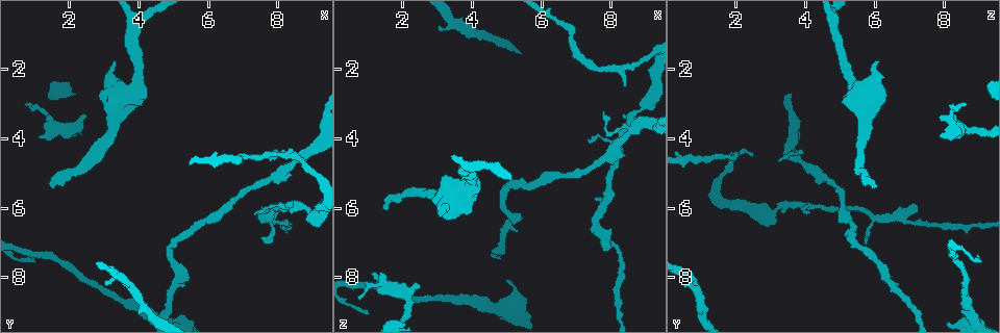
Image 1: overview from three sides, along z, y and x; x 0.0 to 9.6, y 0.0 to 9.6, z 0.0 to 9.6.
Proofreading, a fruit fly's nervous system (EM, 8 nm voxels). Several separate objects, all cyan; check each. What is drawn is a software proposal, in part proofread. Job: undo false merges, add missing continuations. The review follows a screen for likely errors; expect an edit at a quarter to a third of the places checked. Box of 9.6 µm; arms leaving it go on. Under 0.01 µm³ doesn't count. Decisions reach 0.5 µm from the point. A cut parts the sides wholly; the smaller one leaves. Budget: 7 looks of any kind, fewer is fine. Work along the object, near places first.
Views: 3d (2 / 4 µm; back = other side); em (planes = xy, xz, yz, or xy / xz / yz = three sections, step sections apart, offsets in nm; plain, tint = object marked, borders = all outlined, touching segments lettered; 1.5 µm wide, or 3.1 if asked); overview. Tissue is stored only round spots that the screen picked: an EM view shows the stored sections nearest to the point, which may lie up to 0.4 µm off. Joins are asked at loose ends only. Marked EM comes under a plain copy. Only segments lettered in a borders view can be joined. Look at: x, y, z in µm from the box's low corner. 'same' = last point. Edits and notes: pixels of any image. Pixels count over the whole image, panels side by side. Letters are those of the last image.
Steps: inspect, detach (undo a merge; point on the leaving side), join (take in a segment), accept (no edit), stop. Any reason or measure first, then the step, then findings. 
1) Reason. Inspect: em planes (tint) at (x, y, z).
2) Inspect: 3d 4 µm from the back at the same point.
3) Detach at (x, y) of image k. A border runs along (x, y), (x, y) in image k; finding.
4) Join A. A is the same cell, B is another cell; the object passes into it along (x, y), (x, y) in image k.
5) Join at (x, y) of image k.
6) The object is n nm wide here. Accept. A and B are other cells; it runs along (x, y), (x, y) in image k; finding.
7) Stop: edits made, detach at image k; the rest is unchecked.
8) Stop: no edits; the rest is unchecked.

An open end. Inspect: em xy step 4 (borders) at (3.35, 1.70, 6.05).

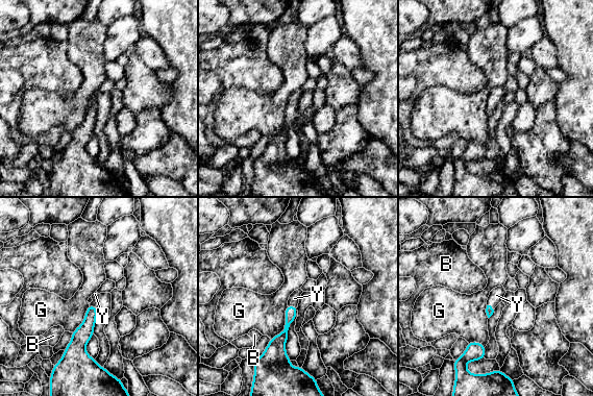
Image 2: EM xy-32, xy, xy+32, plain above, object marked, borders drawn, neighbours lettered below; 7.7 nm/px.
Join Y. Y is the same cell, B and G are other cells; the cell continues.

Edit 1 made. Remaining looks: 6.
See it whole again. Inspect: overview.

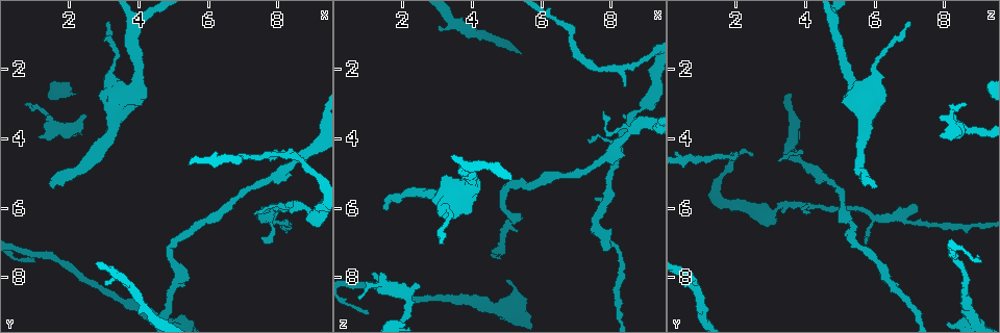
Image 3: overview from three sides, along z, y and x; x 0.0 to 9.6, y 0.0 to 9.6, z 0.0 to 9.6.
Tapers out. Inspect: 3d 2 µm at (3.05, 8.15, 0.80).

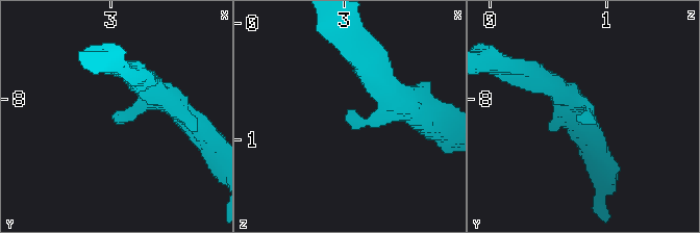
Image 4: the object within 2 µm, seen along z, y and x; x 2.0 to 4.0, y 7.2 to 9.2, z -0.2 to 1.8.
The arms are 200, 220 nm wide. Inspect: em yz step 8 (tint) at (3.04, 8.16, 0.72).

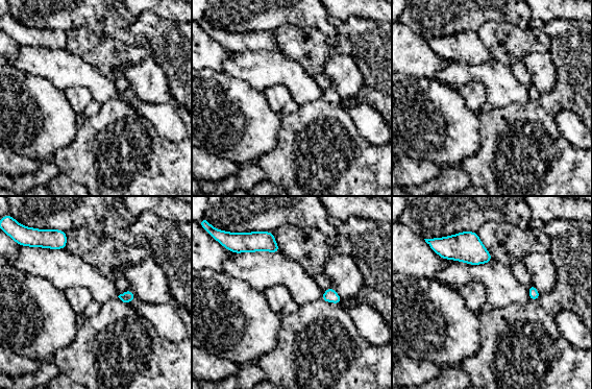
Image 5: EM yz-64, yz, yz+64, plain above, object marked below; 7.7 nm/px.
Inspect: em planes (borders) at the same point.

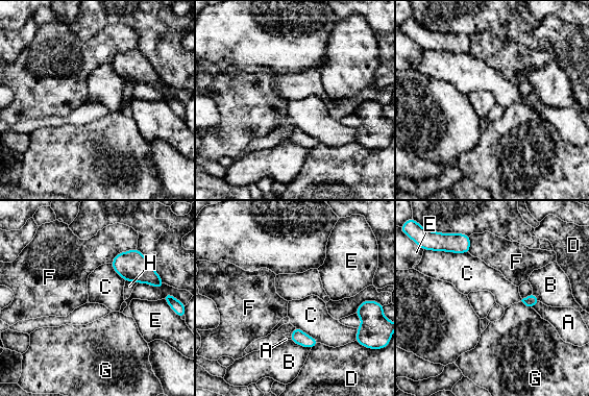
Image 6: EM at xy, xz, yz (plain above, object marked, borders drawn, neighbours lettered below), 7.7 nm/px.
Accept. A, B, C, D, E, F, G and H are other cells; a border runs along (295, 326), (298, 326), (319, 342) in image 6; no lettered segment goes on from it.

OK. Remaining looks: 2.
Stop: edits made, join at image 2; the rest is unchecked.

